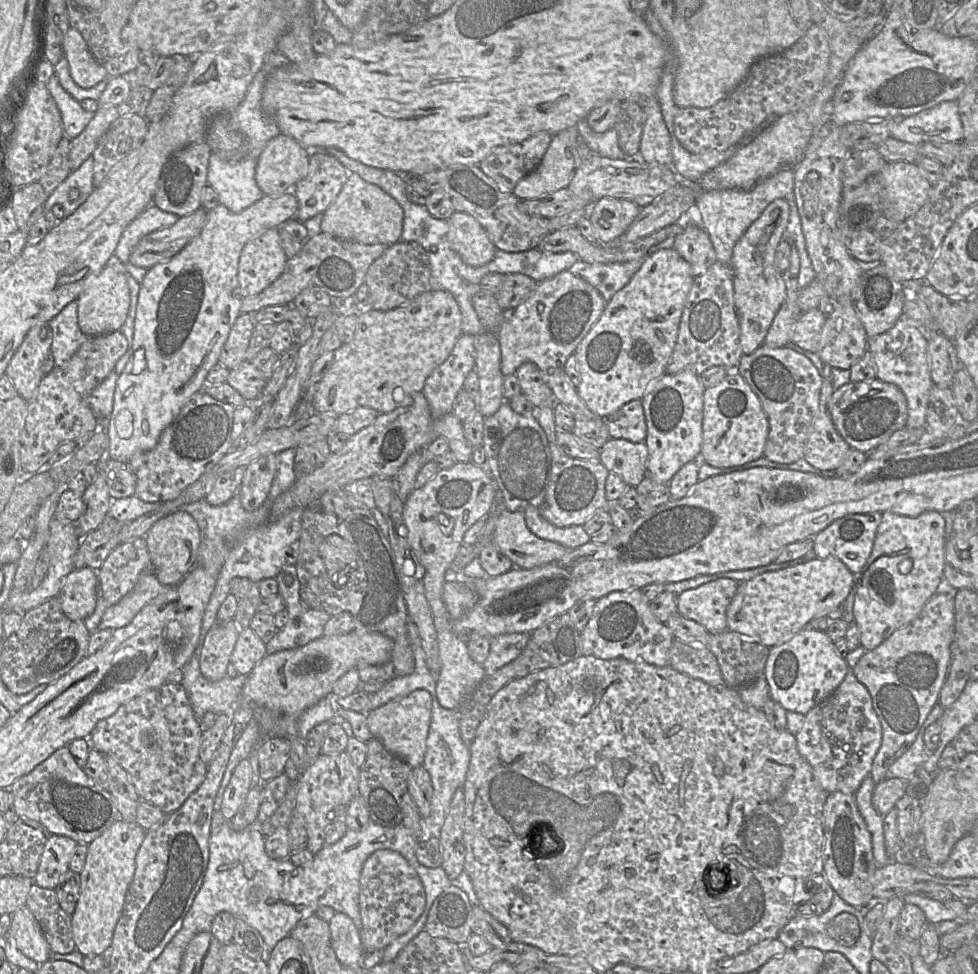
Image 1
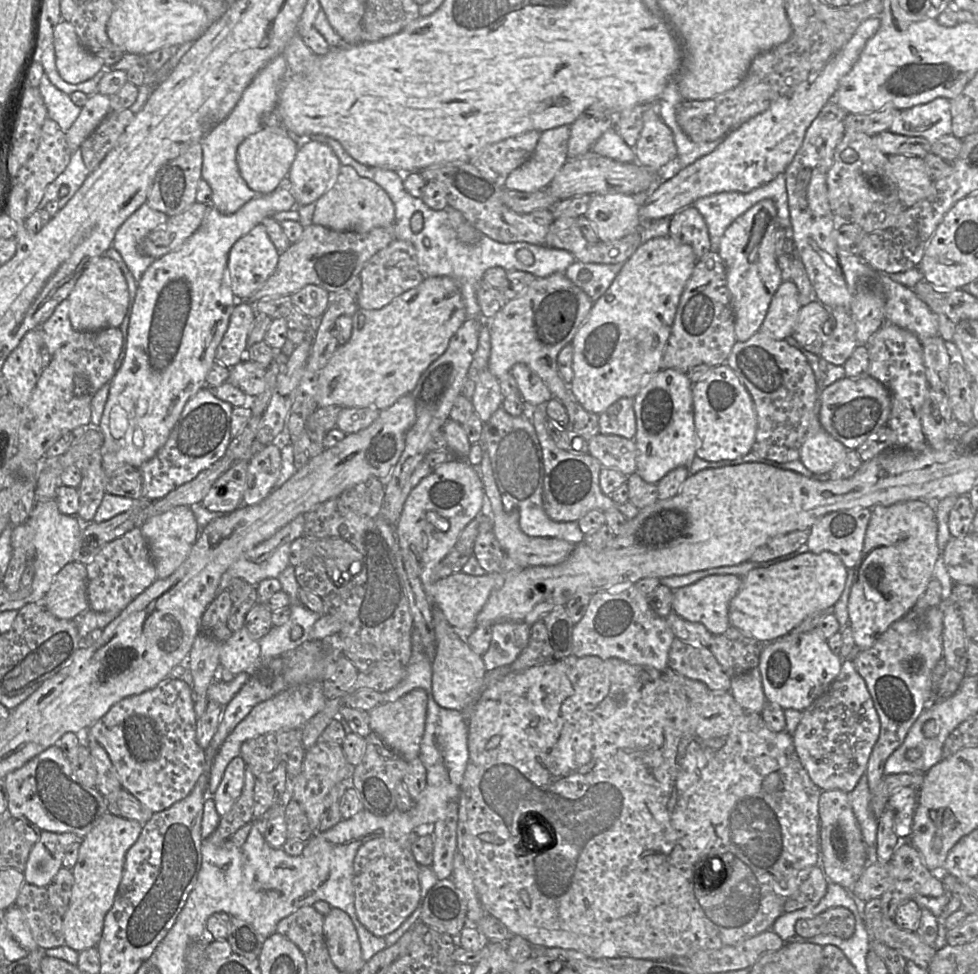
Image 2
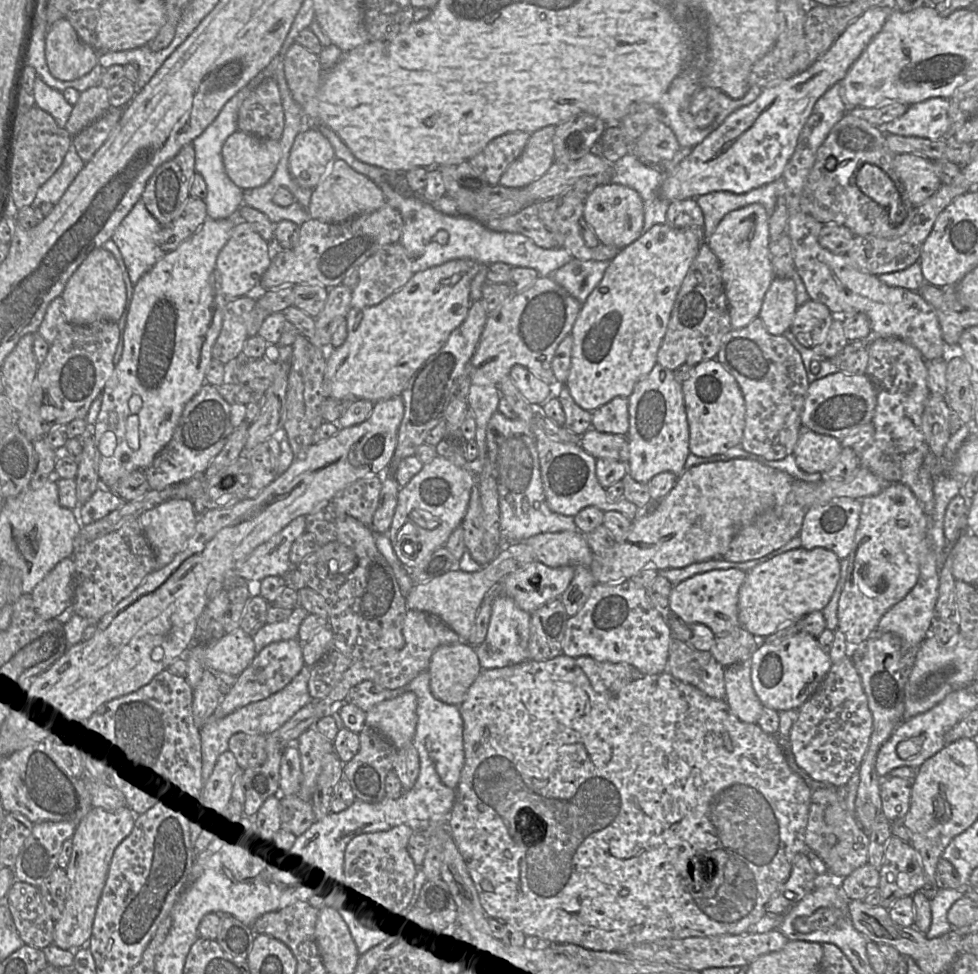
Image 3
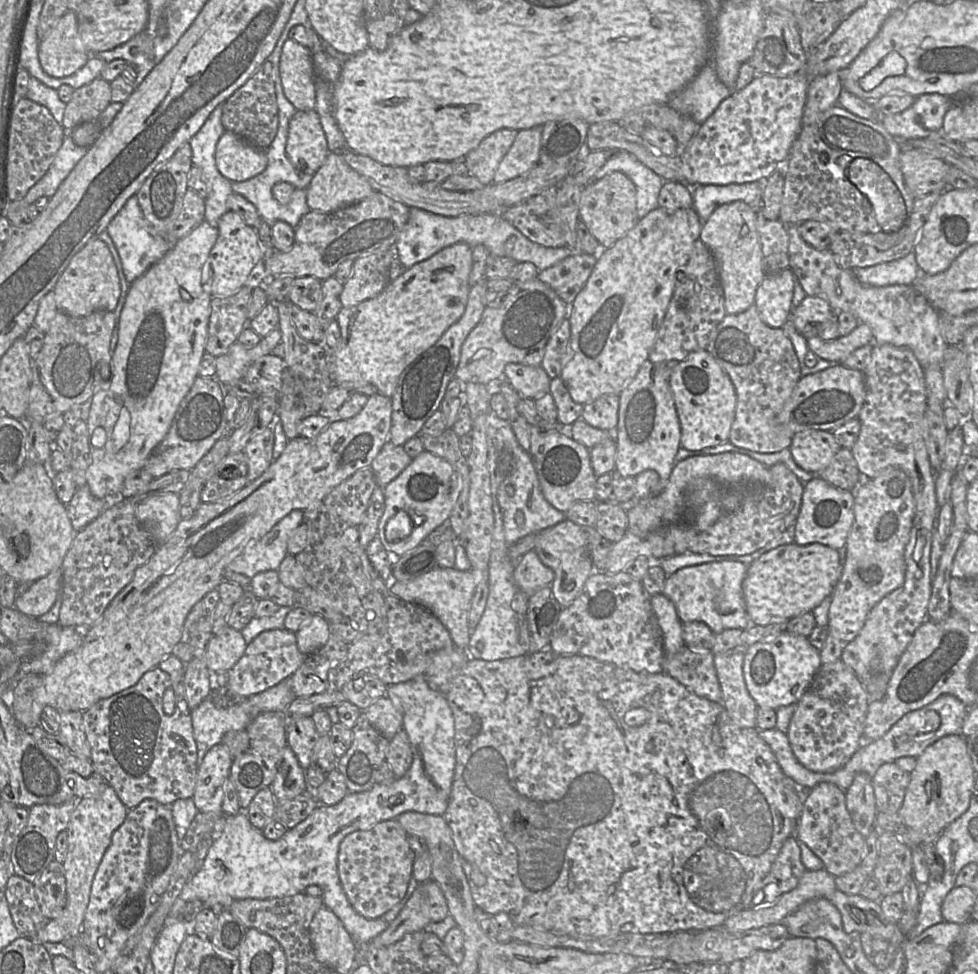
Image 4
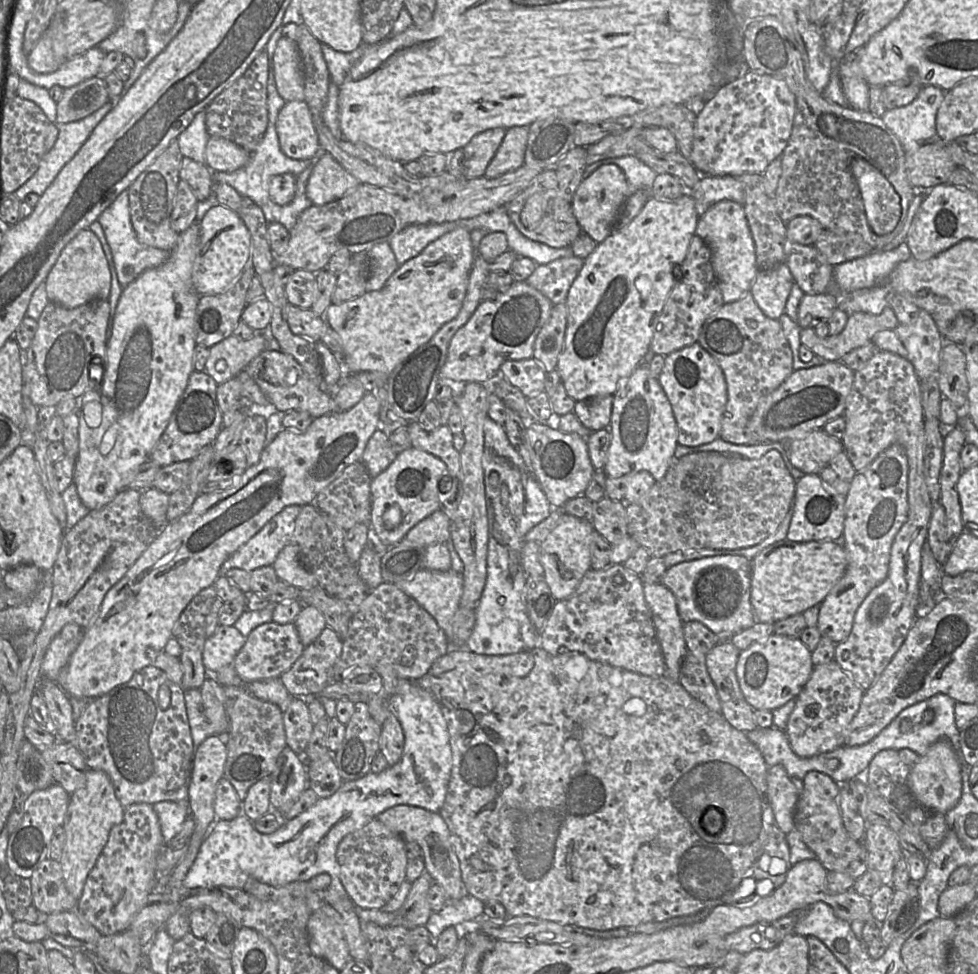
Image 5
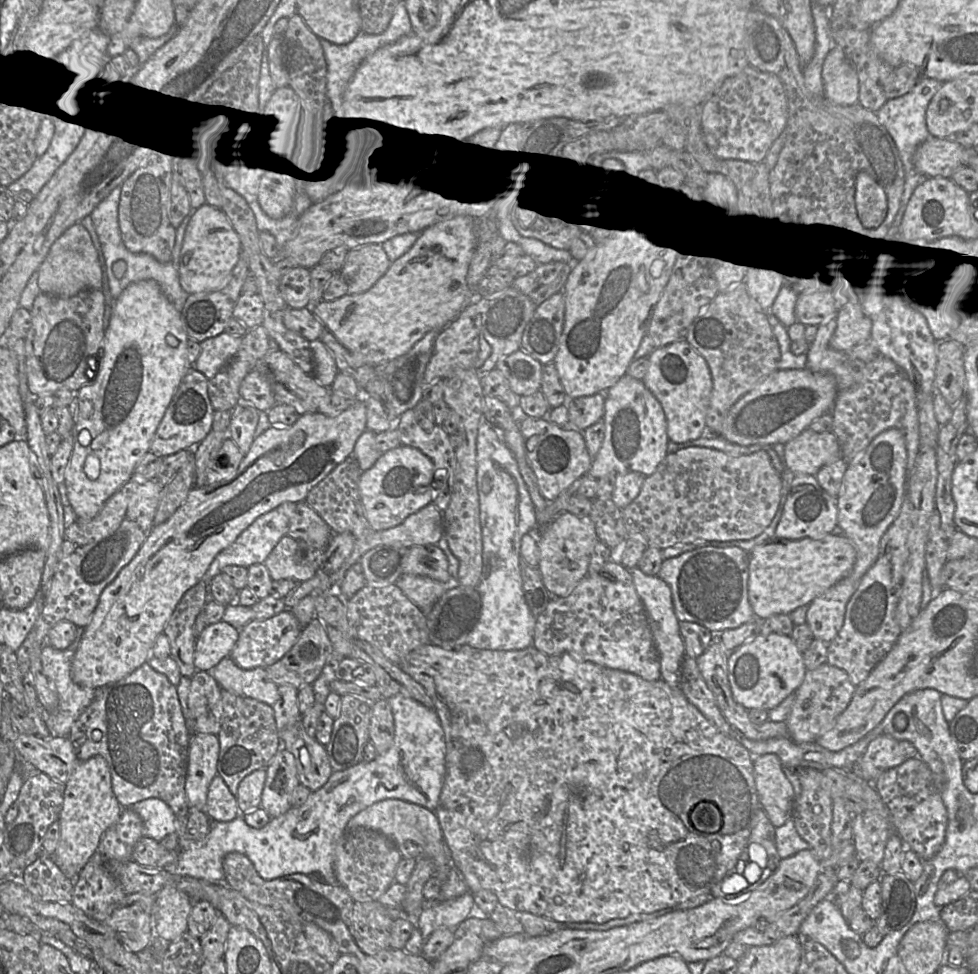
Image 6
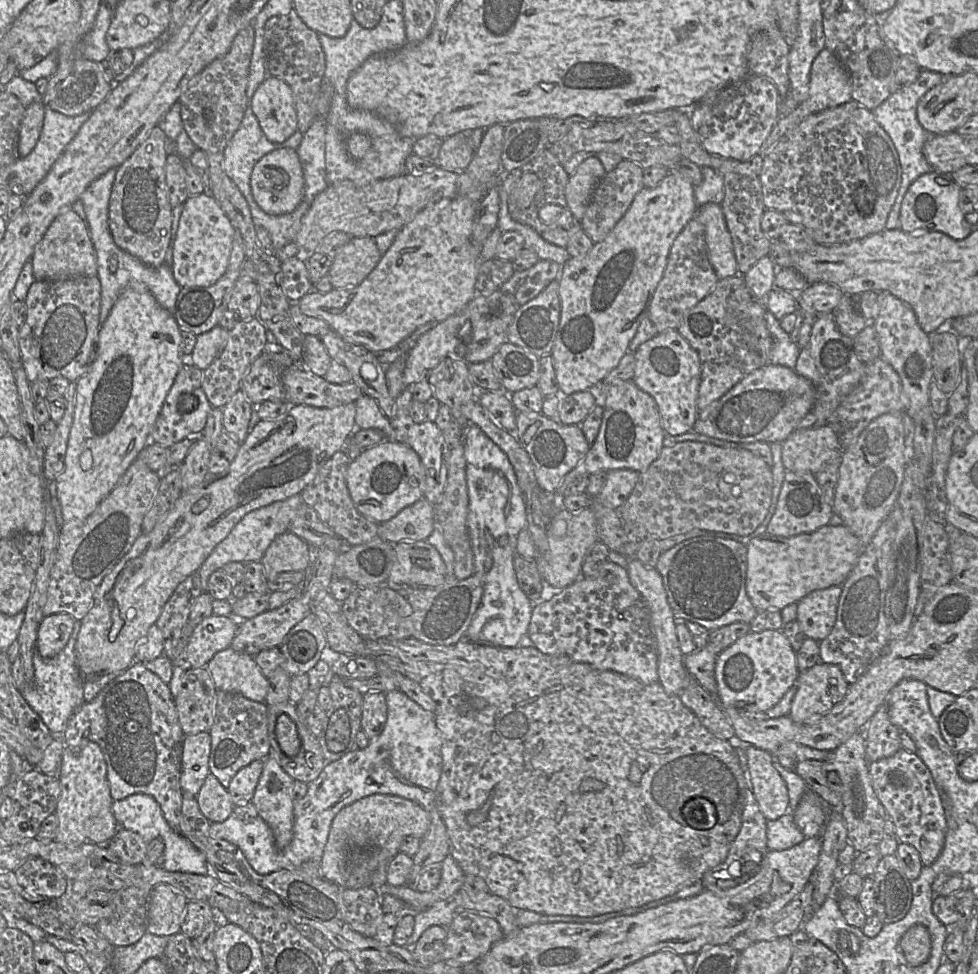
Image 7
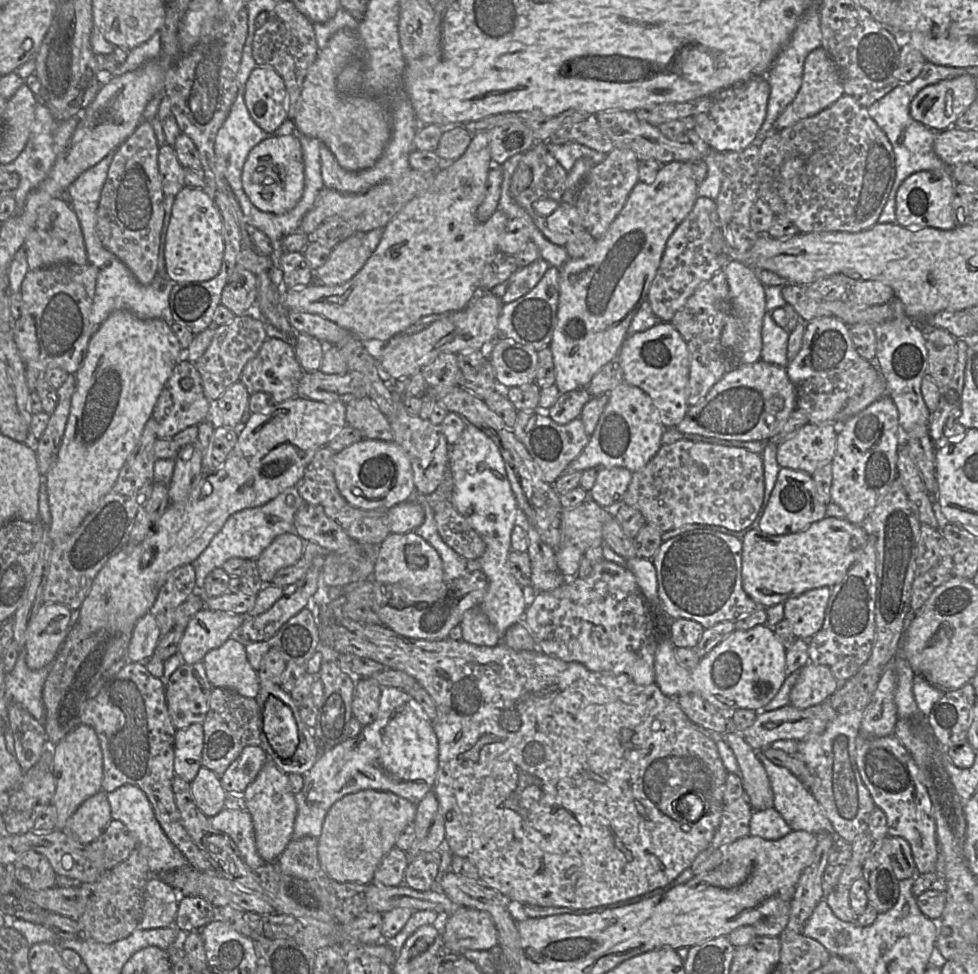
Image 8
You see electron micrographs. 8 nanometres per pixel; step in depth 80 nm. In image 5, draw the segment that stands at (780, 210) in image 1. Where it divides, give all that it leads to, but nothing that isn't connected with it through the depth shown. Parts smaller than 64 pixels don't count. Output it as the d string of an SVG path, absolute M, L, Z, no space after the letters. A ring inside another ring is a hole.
M722 200L713 204L698 218L696 235L709 246L711 263L723 302L735 302L750 292L759 269L756 265L755 245L743 205L729 200Z

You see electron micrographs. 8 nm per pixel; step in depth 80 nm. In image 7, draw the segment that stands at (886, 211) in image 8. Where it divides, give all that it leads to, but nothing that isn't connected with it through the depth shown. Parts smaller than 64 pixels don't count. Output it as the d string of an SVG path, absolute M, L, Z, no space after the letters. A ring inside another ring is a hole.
M920 77L912 84L905 86L898 91L889 95L872 113L877 123L887 133L892 140L899 156L902 175L901 185L896 200L888 214L886 221L887 229L901 229L900 227L900 210L902 201L907 193L910 185L921 175L930 173L933 168L926 160L923 153L923 146L930 137L927 131L921 126L917 119L917 105L919 100L928 91L928 87L923 87Z

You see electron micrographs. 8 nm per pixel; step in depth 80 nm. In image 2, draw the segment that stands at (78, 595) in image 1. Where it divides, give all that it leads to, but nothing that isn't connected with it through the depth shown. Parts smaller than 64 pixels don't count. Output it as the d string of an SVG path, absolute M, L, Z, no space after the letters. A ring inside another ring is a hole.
M71 561L54 577L43 604L61 620L74 620L89 609L87 571L82 563Z

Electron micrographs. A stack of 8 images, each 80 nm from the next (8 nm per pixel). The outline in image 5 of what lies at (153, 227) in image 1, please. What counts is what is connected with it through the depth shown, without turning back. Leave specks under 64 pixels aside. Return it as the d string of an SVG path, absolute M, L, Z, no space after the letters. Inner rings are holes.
M127 190L121 192L112 204L101 213L98 222L105 233L114 266L119 273L117 275L118 282L123 289L146 270L163 264L171 254L170 251L147 246L138 241L131 223Z

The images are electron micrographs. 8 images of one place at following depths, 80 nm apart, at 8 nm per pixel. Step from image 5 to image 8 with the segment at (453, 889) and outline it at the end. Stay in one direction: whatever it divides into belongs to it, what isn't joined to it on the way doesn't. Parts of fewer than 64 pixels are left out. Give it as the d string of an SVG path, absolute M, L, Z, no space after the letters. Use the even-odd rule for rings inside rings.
M368 789L345 795L326 814L318 838L321 866L337 882L374 882L381 860L396 846L399 835L415 818L416 805L389 791Z

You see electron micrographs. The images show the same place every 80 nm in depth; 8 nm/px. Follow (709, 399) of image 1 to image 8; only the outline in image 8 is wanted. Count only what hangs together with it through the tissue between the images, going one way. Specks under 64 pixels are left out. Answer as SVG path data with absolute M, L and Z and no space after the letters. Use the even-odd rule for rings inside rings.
M660 322L644 332L628 336L617 357L623 371L623 383L645 392L652 400L663 427L676 429L688 408L686 391L690 373L690 354L679 332L670 323Z

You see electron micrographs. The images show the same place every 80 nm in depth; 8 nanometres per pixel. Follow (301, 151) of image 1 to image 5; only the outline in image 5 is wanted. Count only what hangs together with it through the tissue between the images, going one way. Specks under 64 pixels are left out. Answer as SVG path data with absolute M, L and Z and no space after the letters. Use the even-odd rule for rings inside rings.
M210 137L205 149L206 165L212 172L233 172L245 166L251 153L234 142Z

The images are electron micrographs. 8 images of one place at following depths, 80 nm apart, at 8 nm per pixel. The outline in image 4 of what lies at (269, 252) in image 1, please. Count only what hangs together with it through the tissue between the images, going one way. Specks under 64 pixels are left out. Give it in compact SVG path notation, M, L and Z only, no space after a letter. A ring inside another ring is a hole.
M228 210L221 216L216 227L219 232L218 238L206 261L213 271L212 285L209 286L207 292L212 297L228 297L247 284L253 269L259 263L264 263L269 248L261 243L257 231L232 210Z

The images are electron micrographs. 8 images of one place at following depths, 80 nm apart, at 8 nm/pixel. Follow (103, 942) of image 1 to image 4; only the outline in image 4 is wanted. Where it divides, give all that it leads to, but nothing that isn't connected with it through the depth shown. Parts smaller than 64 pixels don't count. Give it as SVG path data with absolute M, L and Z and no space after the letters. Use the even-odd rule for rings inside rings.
M110 785L100 795L76 799L68 827L65 830L69 842L67 855L62 863L66 878L66 906L61 916L49 921L32 940L41 944L45 942L63 943L67 939L81 935L95 873L111 843L113 833L125 821L127 813L127 807Z

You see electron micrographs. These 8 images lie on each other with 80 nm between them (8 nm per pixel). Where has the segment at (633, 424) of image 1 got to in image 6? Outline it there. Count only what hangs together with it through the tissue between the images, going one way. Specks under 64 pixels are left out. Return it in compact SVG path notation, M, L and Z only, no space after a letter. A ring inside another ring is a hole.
M602 394L568 399L567 409L570 426L584 432L604 417L604 404L605 396Z

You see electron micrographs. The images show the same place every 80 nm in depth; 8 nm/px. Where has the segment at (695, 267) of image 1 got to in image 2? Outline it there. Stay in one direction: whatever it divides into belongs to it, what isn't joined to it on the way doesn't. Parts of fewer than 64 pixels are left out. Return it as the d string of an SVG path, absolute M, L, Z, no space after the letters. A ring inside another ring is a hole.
M694 205L670 217L669 235L676 241L691 246L697 260L711 250L707 225Z

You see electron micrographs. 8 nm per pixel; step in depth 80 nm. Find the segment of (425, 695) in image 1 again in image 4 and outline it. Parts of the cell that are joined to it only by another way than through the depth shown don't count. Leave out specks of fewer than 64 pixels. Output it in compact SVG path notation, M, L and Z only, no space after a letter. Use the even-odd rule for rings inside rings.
M387 696L377 699L362 711L371 725L388 740L403 728L403 715Z

